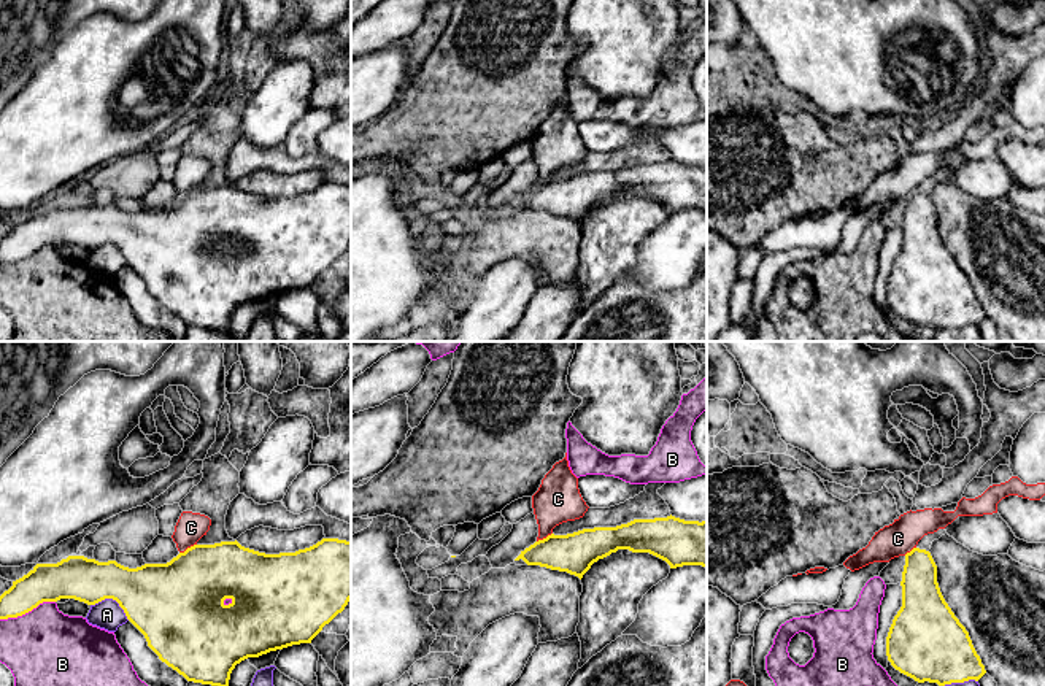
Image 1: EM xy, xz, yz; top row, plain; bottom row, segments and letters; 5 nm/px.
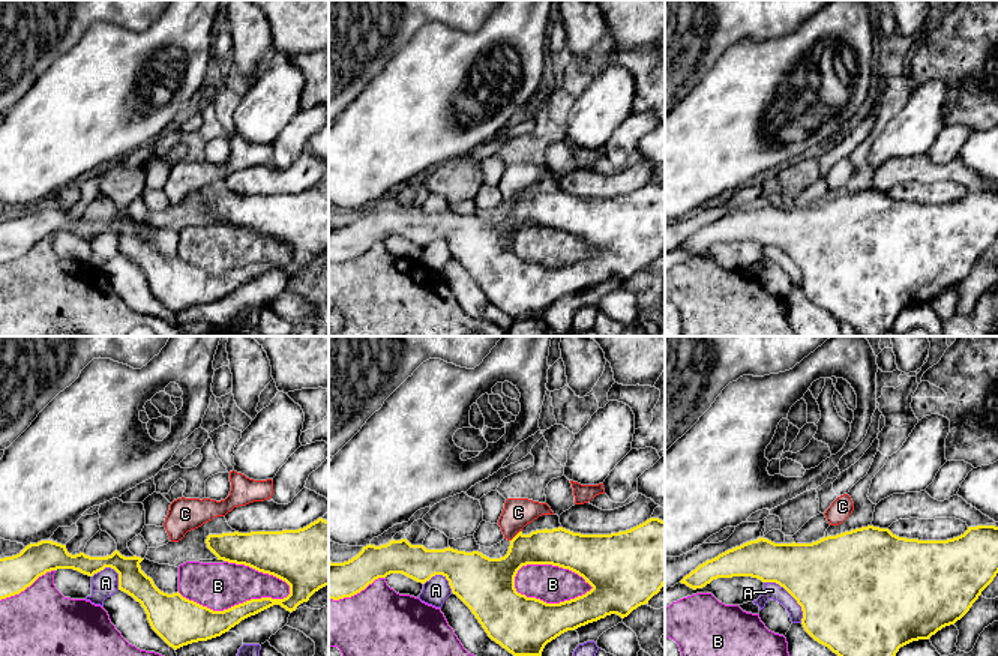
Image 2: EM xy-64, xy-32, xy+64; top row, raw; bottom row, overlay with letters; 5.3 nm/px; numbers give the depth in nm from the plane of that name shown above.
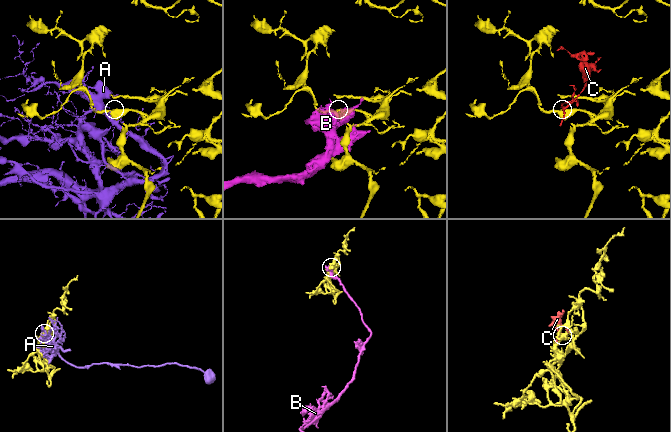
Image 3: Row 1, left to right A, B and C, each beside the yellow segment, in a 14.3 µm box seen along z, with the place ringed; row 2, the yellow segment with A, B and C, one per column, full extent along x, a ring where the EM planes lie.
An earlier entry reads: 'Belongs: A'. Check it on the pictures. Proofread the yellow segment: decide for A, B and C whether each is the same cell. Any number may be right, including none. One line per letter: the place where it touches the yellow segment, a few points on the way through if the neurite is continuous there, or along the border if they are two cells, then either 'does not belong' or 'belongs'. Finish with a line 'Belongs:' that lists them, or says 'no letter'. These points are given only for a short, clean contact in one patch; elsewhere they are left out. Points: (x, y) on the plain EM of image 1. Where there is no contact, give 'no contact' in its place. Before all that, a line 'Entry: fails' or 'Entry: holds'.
Entry: fails
A: xy (113, 243) | does not belong
B: xy (27, 256) | does not belong
C: xy (188, 192) | along xy (196, 188), (180, 197) | does not belong
Belongs: no letter

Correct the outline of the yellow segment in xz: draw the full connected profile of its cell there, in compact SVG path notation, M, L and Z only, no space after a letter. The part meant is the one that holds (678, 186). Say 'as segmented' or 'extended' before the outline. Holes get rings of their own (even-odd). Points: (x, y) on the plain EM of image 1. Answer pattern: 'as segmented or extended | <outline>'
as segmented | M675 160L634 164L616 172L583 173L567 179L548 179L515 203L578 221L594 206L616 197L650 197L670 213L702 210L707 213L707 165L684 165Z

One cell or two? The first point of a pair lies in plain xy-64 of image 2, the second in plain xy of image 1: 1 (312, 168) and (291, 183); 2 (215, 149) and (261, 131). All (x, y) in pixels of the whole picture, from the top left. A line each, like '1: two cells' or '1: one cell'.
1: one cell
2: two cells

